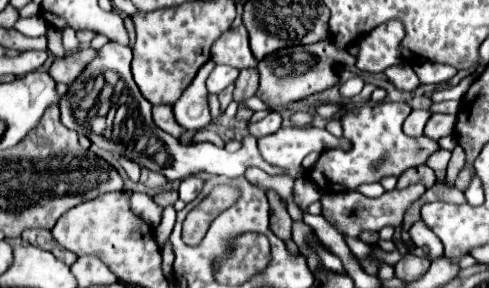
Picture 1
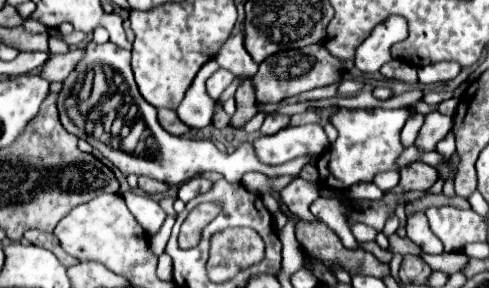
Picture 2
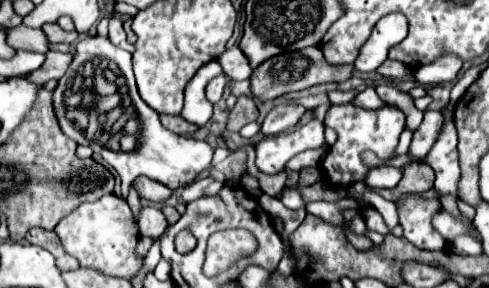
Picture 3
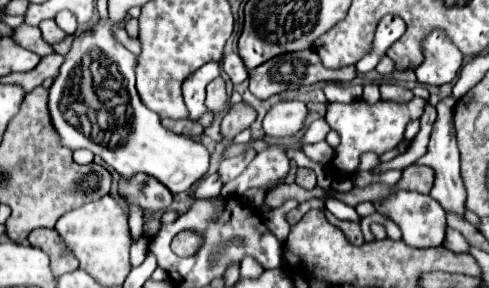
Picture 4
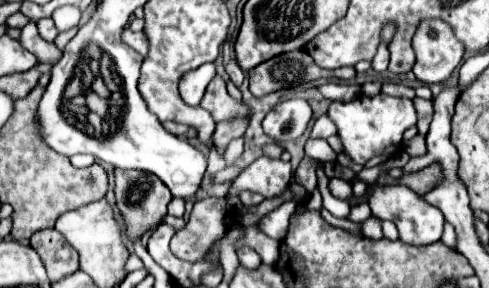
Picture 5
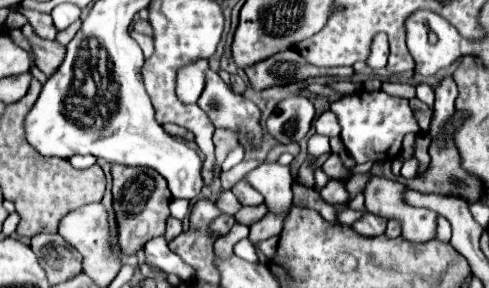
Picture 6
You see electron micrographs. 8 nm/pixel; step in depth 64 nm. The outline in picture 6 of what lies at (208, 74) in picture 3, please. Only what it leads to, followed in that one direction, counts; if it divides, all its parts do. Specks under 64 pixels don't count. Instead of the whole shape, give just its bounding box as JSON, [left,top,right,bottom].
[176,60,208,104]

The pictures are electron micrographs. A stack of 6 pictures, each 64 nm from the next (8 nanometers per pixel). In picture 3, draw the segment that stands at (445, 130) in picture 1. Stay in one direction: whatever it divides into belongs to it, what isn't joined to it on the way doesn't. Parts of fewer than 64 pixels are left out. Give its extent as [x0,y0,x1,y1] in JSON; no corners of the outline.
[410,110,444,158]

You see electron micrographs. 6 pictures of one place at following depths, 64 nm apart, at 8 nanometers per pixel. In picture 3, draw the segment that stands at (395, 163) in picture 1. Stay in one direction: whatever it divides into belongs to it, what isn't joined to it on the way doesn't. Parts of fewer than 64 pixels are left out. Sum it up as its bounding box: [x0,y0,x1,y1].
[320,104,406,184]

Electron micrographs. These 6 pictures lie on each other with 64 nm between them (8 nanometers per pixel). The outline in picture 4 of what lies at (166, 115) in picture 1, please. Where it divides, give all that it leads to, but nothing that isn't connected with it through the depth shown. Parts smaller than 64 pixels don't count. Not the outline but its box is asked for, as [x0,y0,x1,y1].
[162,118,202,136]

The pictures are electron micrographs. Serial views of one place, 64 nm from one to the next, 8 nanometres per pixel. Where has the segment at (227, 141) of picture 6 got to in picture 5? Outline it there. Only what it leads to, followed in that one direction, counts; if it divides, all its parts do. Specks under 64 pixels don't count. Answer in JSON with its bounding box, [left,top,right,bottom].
[214,118,248,150]

